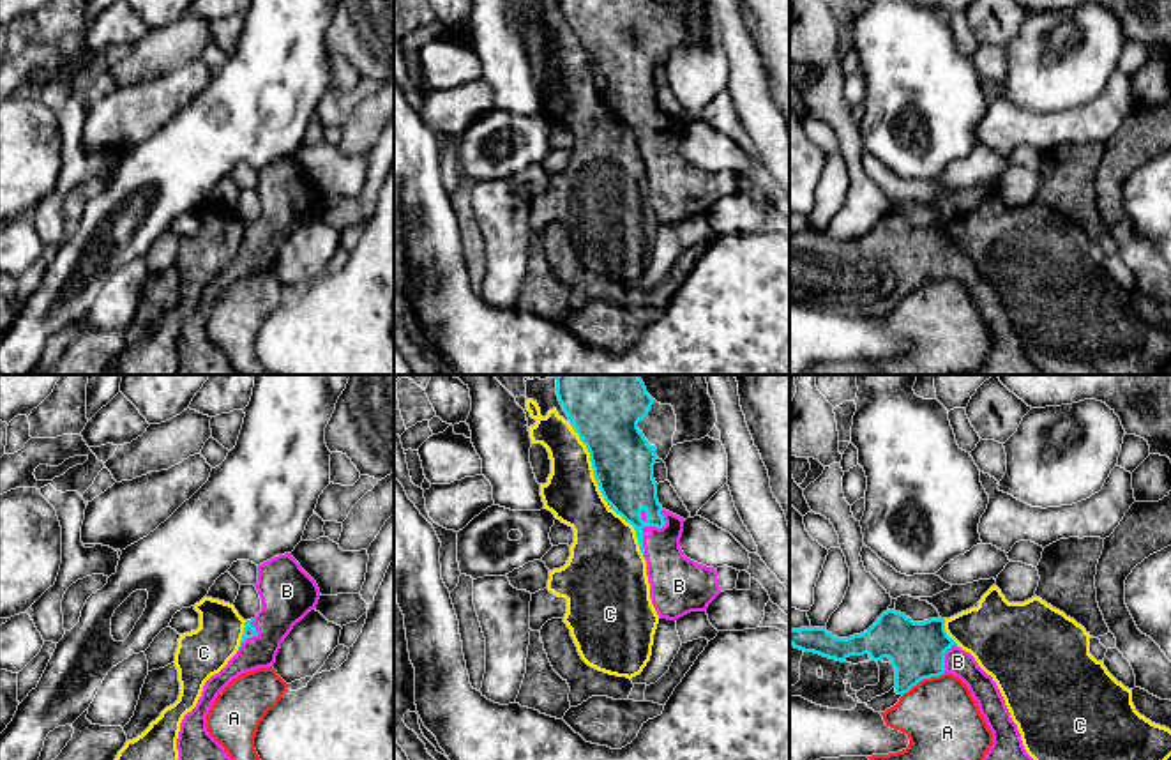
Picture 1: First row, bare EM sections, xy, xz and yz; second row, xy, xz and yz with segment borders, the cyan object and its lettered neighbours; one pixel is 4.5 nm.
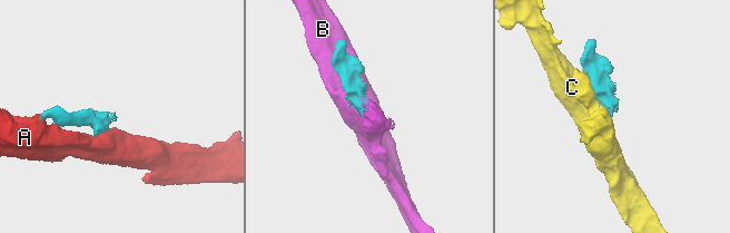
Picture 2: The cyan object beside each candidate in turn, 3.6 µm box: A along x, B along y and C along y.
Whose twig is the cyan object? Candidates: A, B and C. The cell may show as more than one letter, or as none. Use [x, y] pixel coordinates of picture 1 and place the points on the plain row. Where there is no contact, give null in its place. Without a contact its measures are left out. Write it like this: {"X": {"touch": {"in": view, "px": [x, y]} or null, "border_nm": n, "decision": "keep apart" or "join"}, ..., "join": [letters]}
{"A": {"touch": {"in": "yz", "px": [922, 283]}, "border_nm": 220, "decision": "keep apart"}, "B": {"touch": {"in": "xz", "px": [647, 129]}, "border_nm": 240, "decision": "join"}, "C": {"touch": {"in": "xz", "px": [592, 71]}, "border_nm": 360, "decision": "keep apart"}, "join": ["B"]}

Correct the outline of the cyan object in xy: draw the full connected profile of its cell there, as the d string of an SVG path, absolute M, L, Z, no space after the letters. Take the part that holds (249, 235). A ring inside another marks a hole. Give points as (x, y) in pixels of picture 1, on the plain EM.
M291 157L258 170L254 187L261 214L246 224L240 253L212 279L196 311L180 327L178 375L238 375L224 352L208 338L207 318L217 299L238 279L274 270L281 247L293 230L316 212L320 193Z

